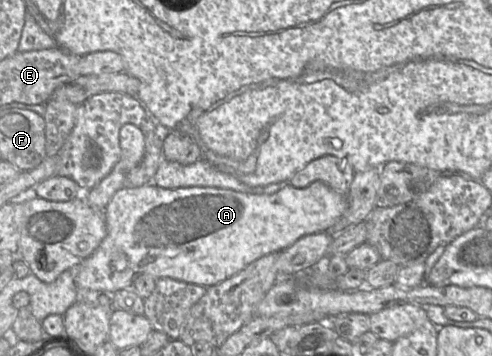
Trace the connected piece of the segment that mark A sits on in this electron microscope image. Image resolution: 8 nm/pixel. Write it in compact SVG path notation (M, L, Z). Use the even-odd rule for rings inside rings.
M315 181L312 184L308 185L306 188L295 188L289 183L286 183L281 190L271 195L251 194L237 192L232 189L222 189L214 187L181 187L177 189L166 189L158 187L153 183L136 188L122 187L112 196L108 205L104 209L107 227L107 234L105 238L102 240L97 249L78 267L76 267L74 281L81 293L104 292L113 294L114 292L121 289L133 288L135 279L143 274L151 275L156 279L169 277L178 281L201 285L207 288L232 277L233 275L243 270L250 263L263 256L280 252L288 248L297 240L306 235L328 232L331 227L337 222L337 220L342 216L346 209L346 205L346 196L335 192L321 181Z

